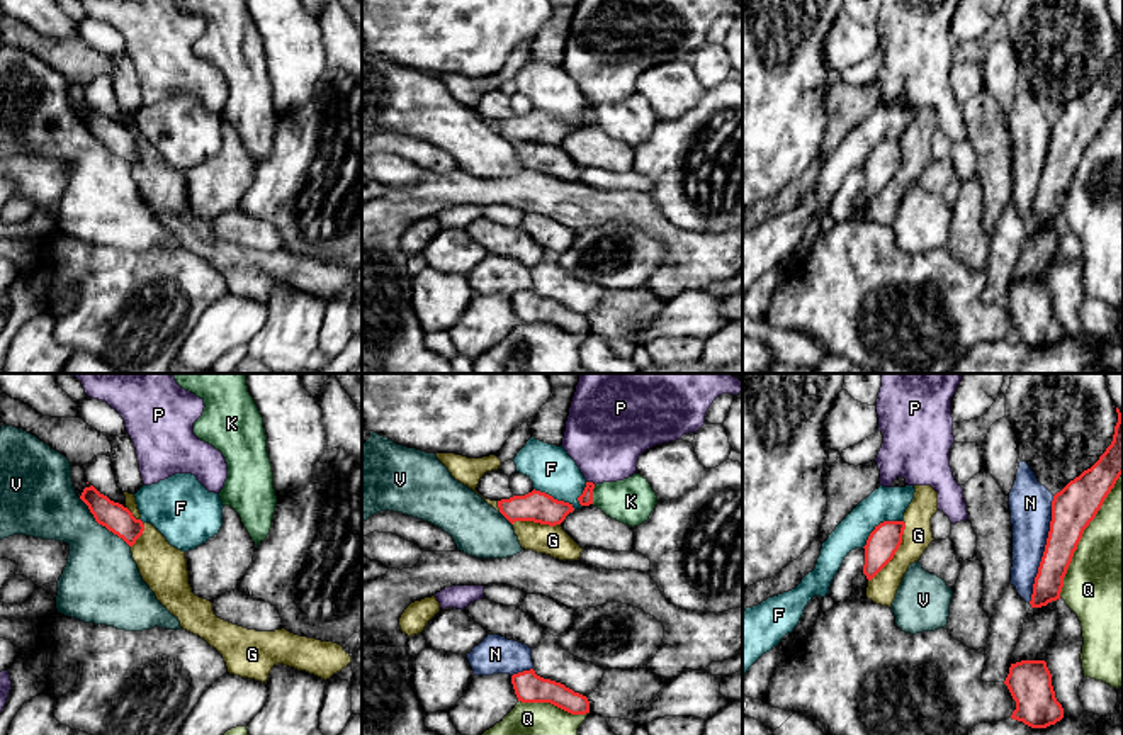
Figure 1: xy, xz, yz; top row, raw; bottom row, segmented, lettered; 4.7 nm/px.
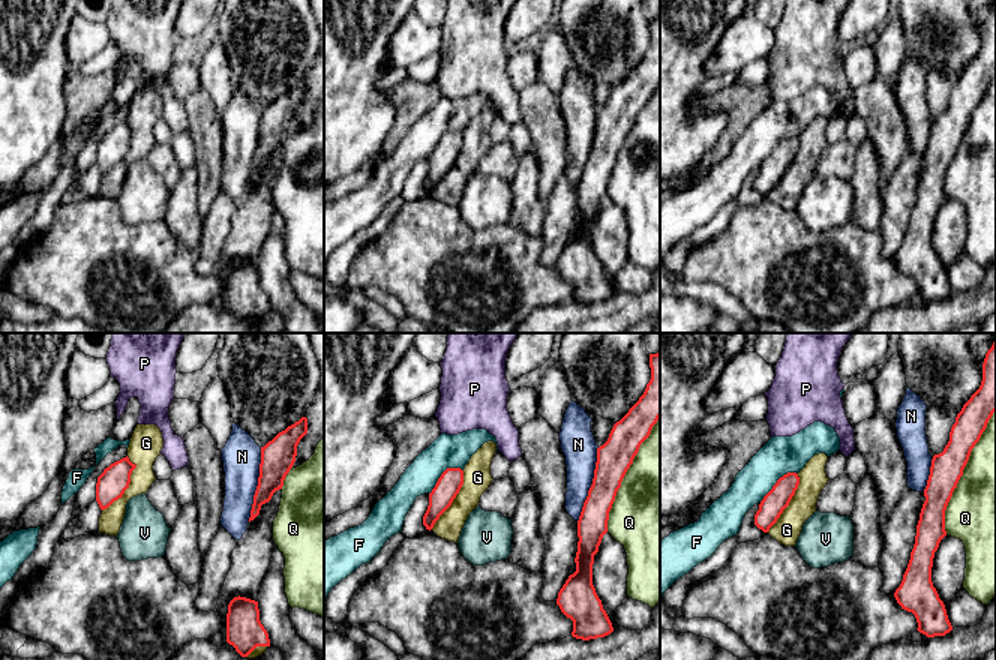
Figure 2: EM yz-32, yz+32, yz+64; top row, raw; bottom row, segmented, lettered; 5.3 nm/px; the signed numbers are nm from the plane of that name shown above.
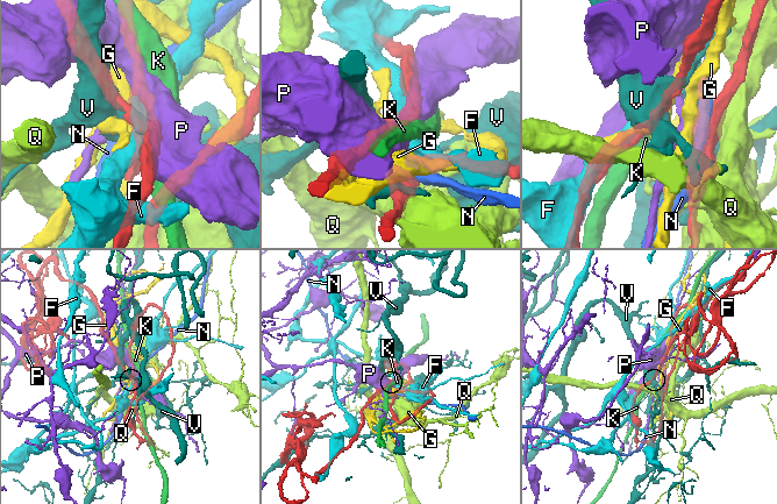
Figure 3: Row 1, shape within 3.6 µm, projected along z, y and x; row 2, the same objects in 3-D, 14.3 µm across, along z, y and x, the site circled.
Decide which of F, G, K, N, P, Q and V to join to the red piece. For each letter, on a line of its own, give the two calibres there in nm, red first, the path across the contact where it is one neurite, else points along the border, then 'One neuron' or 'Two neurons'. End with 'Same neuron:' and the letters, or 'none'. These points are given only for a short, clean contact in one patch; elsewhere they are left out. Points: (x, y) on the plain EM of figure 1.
F: Thickness 150 nm (red) against 160 nm. Two neurons
G: Thickness 150 nm (red) against 140 nm. One neuron
K: Thickness 60 nm (red) against 220 nm. Two neurons
N: Thickness 200 nm (red) against 200 nm. Two neurons
P: Thickness 60 nm (red) against 380 nm. Two neurons
Q: Thickness 200 nm (red) against 480 nm. Two neurons
V: Thickness 140 nm (red) against 360 nm. Two neurons
Same neuron: G

